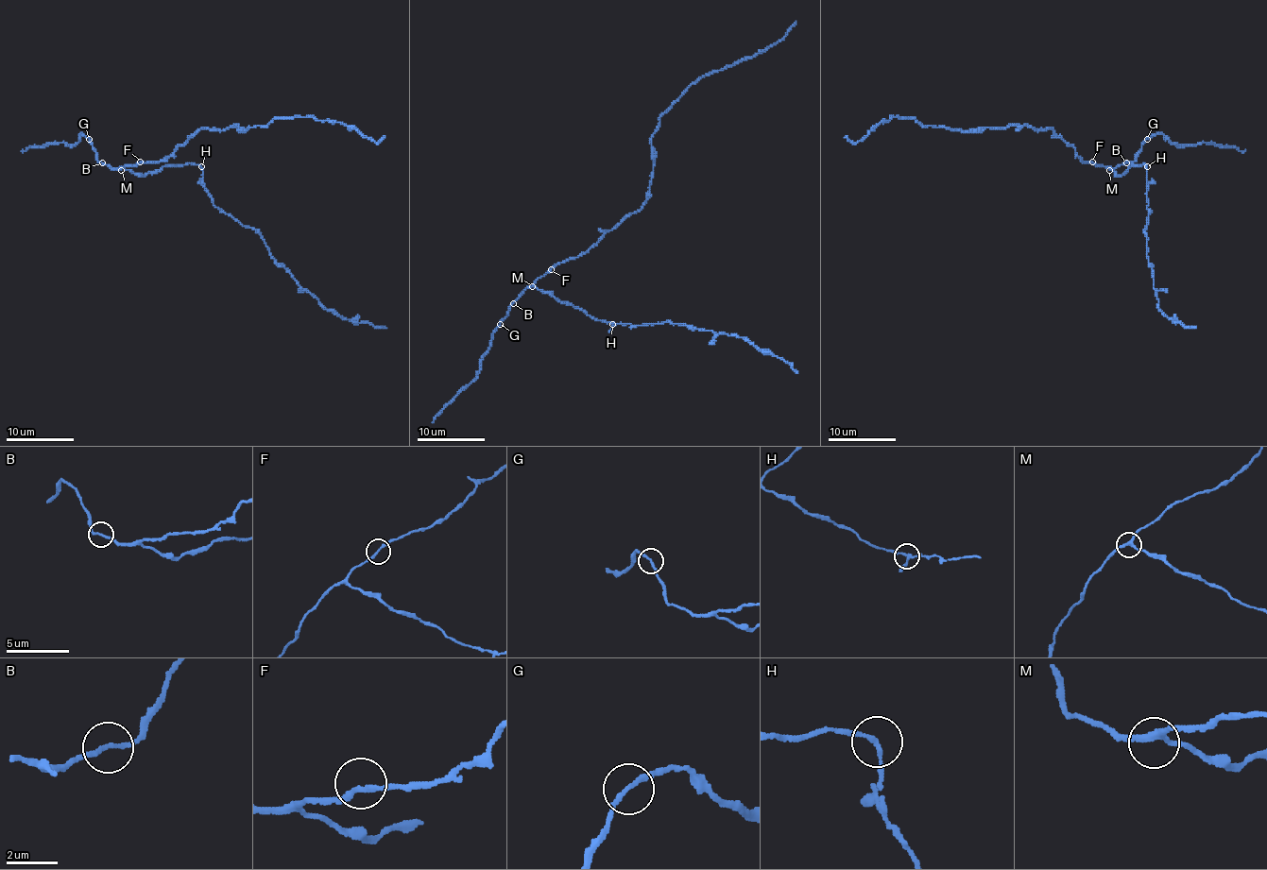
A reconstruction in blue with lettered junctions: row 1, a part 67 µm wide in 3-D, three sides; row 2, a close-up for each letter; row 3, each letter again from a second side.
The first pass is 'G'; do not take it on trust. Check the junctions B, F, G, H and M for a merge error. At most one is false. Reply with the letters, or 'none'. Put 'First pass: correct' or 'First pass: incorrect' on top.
First pass: incorrect
none

